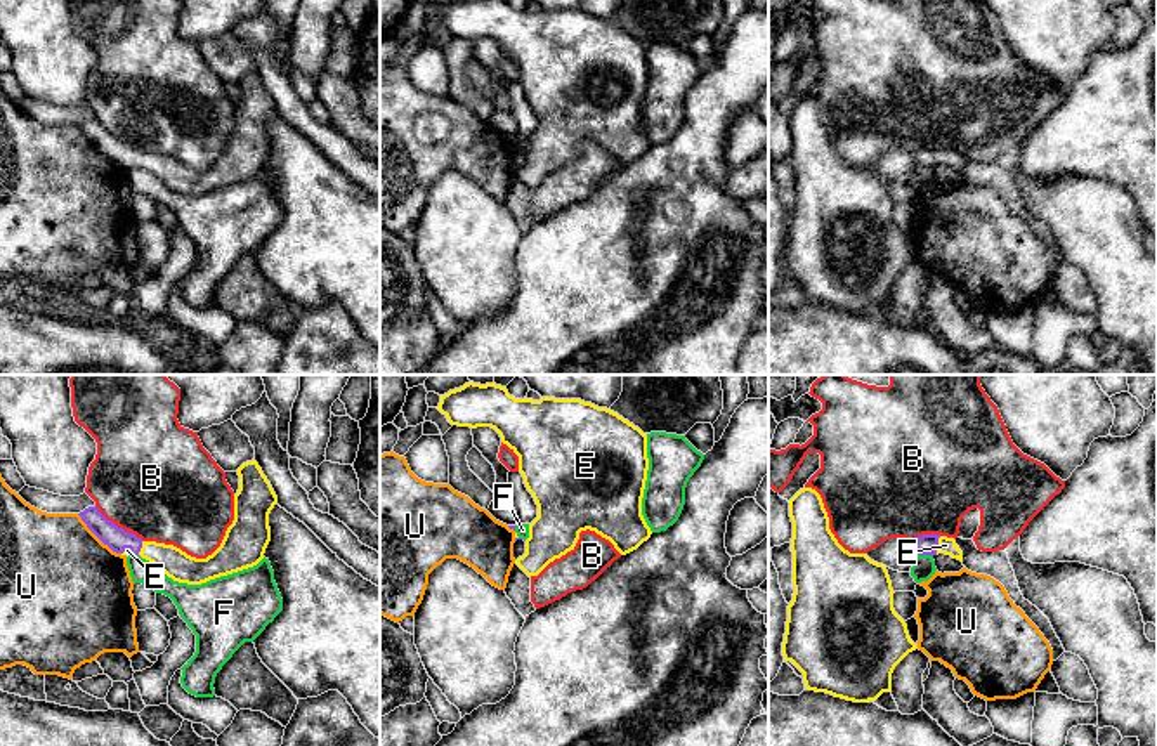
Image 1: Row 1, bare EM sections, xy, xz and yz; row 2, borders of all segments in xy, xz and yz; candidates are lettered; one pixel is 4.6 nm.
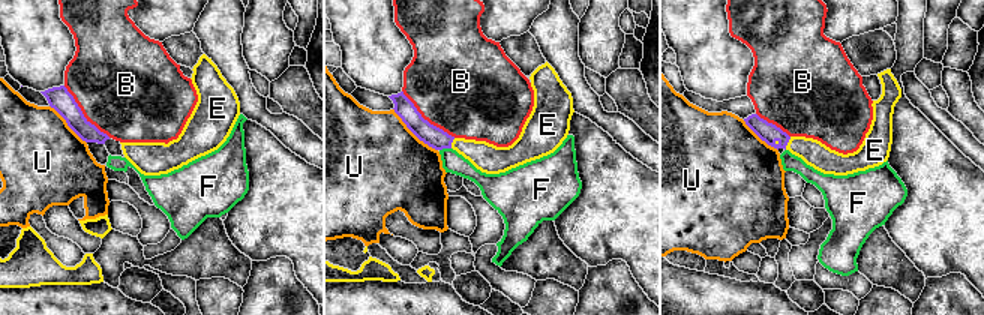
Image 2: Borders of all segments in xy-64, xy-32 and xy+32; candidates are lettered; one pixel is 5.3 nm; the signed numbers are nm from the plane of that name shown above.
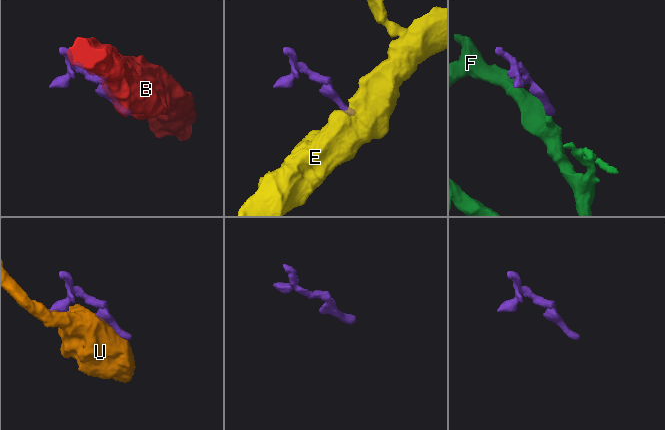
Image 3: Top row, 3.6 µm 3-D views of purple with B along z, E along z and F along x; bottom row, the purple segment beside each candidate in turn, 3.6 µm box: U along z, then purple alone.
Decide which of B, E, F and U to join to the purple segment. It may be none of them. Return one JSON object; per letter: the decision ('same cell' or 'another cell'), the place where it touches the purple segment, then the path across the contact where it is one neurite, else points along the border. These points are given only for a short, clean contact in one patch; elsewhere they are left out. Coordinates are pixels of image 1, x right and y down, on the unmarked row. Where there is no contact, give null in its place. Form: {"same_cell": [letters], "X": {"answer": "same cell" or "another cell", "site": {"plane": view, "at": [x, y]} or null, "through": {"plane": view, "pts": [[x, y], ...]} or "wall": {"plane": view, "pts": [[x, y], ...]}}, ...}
{"same_cell": ["E"], "B": {"answer": "another cell", "site": {"plane": "xy", "at": [117, 137]}}, "E": {"answer": "same cell", "site": {"plane": "yz", "at": [937, 155]}, "through": {"plane": "yz", "pts": [[925, 157], [937, 155], [946, 157]]}}, "F": {"answer": "another cell", "site": {"plane": "yz", "at": [925, 165]}, "wall": {"plane": "yz", "pts": [[918, 165], [932, 169]]}}, "U": {"answer": "another cell", "site": {"plane": "xy", "at": [98, 148]}}}

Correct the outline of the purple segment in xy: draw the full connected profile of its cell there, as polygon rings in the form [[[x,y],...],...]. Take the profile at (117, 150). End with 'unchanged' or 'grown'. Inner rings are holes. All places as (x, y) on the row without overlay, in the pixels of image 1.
[[[255,71],[243,75],[236,83],[239,101],[234,106],[234,132],[220,158],[206,170],[191,168],[173,156],[142,153],[108,132],[97,118],[88,118],[78,127],[113,163],[141,167],[173,193],[201,196],[257,177],[271,153],[269,125],[278,108]]] | grown

